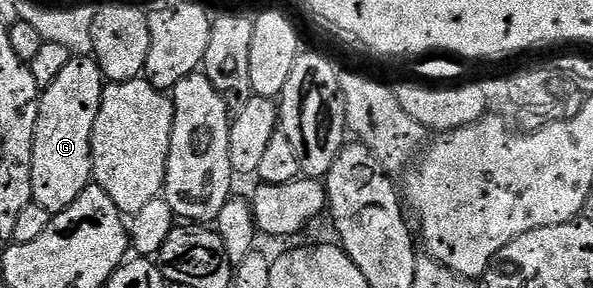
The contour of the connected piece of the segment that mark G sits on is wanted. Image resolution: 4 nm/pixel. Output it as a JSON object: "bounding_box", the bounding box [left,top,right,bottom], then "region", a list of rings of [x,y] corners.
{"bounding_box":[32,55,104,216],"region":[[[89,55],[72,57],[68,66],[61,71],[42,92],[38,101],[38,116],[32,141],[32,202],[40,209],[48,209],[51,216],[59,215],[84,189],[89,187],[94,174],[94,158],[90,155],[92,129],[96,125],[96,113],[100,113],[104,76],[100,65]]]}

